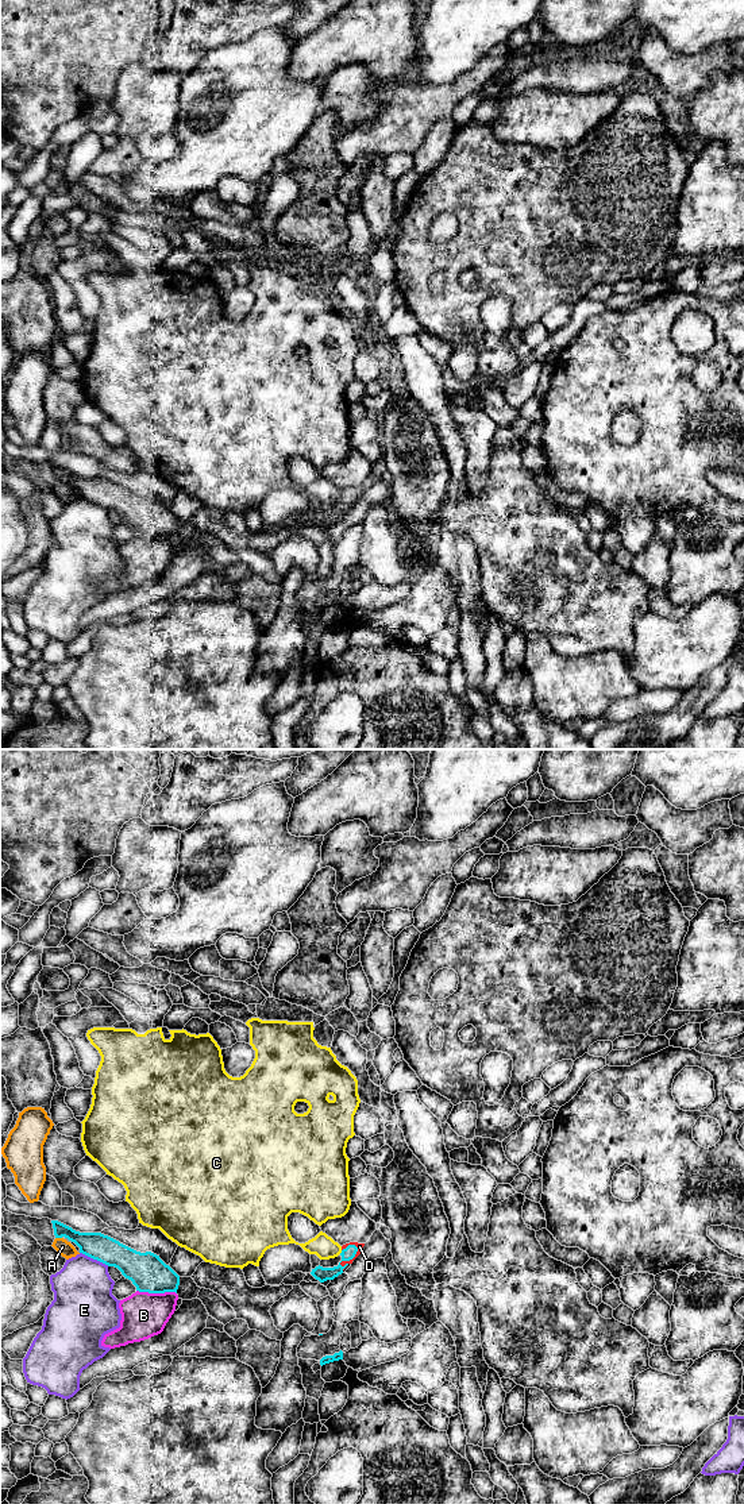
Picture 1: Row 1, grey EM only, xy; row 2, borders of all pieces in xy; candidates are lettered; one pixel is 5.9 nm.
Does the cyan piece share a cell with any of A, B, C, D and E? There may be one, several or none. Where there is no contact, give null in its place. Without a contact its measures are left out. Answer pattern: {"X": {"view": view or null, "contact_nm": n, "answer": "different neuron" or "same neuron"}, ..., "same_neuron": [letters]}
{"A": {"view": "xy", "contact_nm": 40, "answer": "different neuron"}, "B": {"view": "xy", "contact_nm": 240, "answer": "different neuron"}, "C": {"view": "xy", "contact_nm": 30, "answer": "different neuron"}, "D": {"view": "xy", "contact_nm": 180, "answer": "same neuron"}, "E": {"view": "xy", "contact_nm": 190, "answer": "different neuron"}, "same_neuron": ["D"]}

